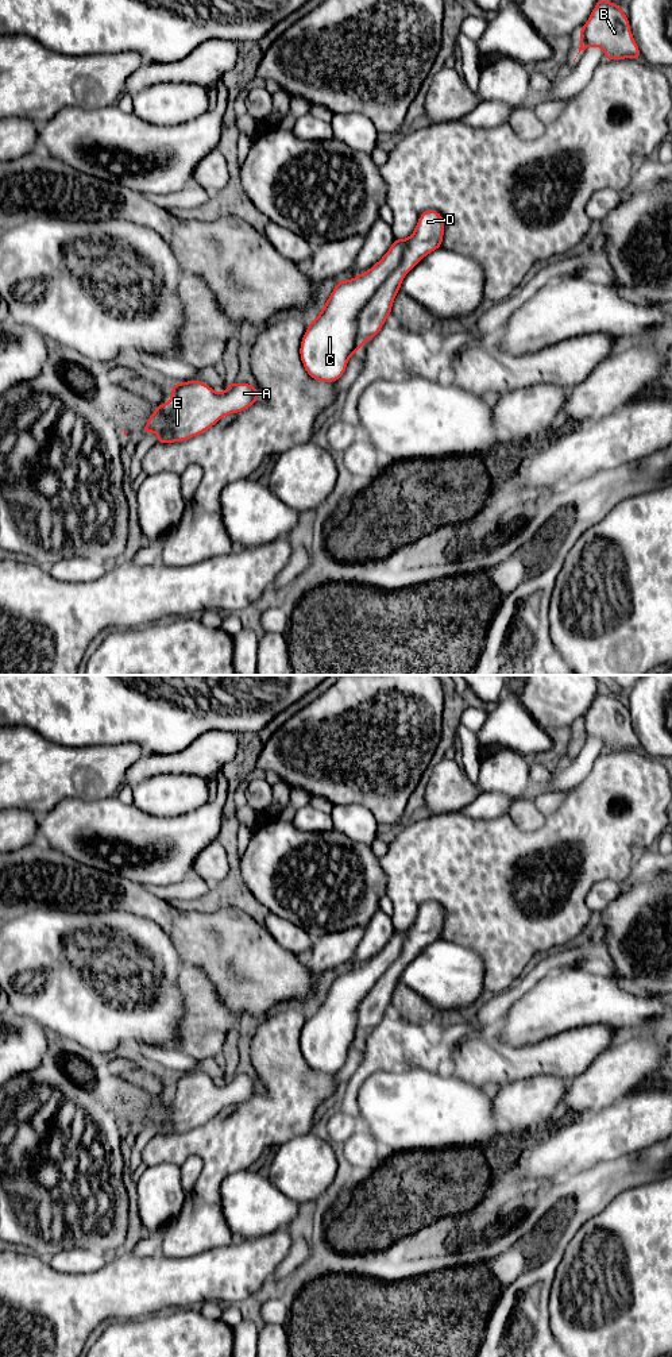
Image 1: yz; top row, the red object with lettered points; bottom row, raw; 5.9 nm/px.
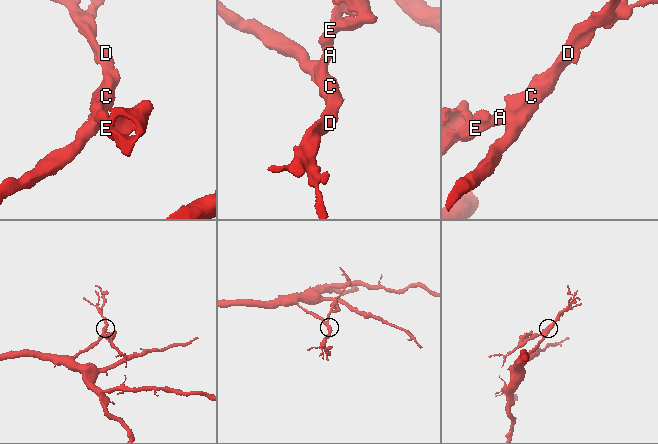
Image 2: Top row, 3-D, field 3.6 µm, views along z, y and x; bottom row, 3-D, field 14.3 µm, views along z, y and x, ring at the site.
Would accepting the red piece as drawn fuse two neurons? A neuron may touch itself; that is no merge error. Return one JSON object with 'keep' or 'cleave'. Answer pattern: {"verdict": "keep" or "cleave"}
{"verdict": "cleave"}

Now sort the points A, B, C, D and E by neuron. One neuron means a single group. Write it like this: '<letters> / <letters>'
A B D E / C

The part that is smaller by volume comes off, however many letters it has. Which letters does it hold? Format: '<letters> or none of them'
A, B, D, E

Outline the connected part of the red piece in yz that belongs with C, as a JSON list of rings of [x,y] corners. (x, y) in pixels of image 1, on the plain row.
[[[409,929],[394,930],[390,941],[371,960],[352,971],[337,972],[320,1006],[314,1011],[310,1011],[300,1037],[300,1048],[310,1069],[323,1073],[336,1073],[344,1065],[348,1050],[362,1038],[356,1023],[358,1006],[398,959],[408,933]]]

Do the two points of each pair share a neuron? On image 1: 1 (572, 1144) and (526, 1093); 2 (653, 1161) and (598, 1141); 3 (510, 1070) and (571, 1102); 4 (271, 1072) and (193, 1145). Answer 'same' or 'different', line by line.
1: different
2: different
3: different
4: same

